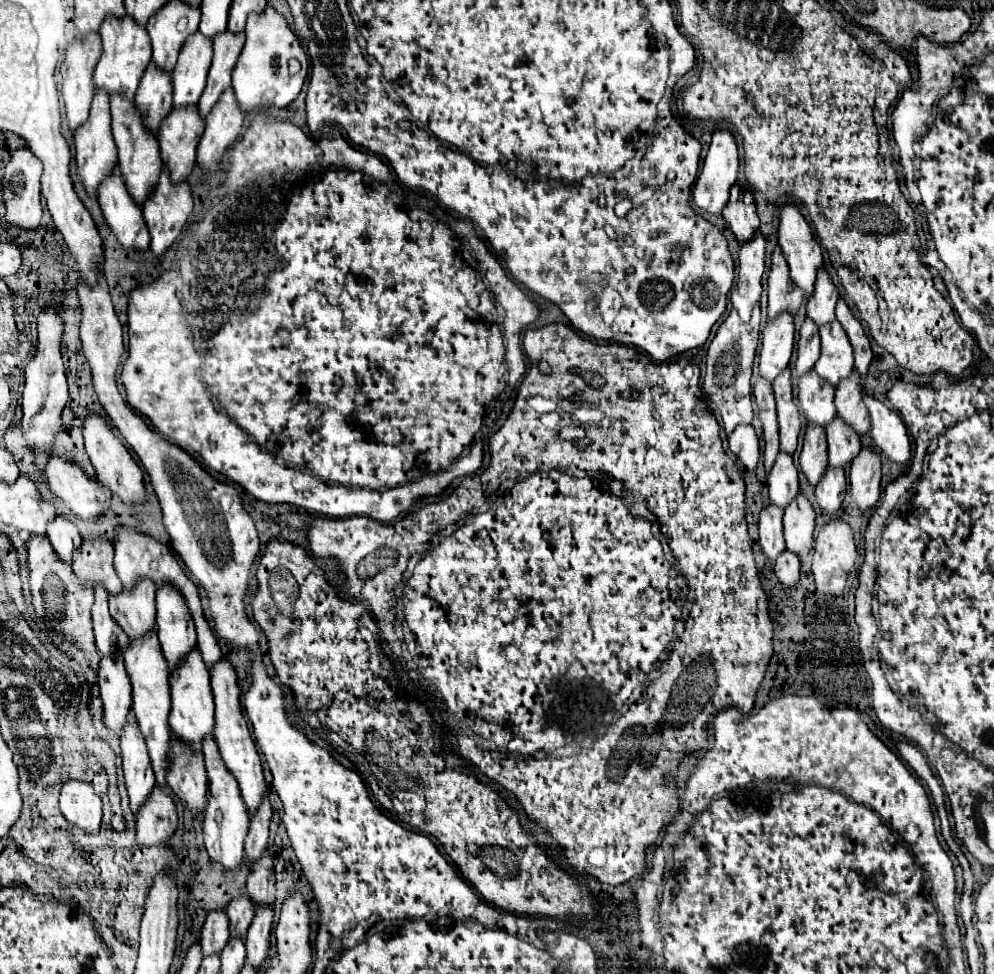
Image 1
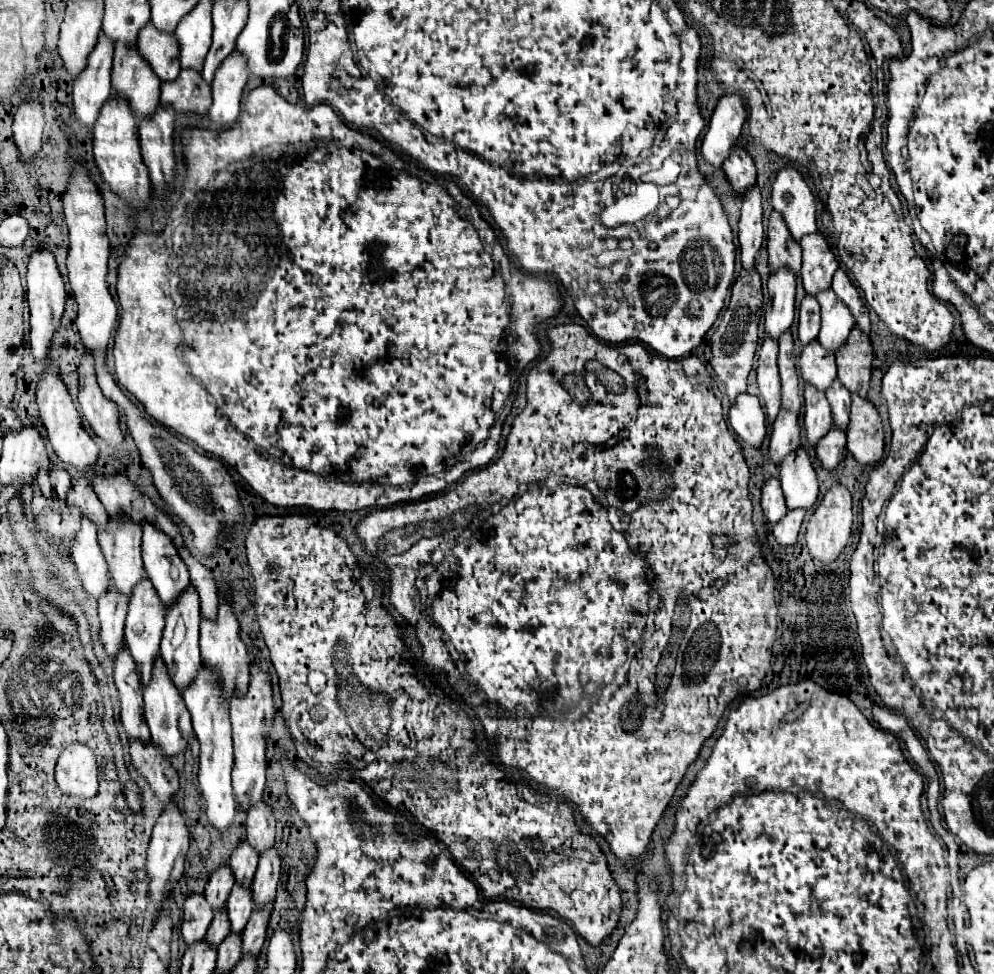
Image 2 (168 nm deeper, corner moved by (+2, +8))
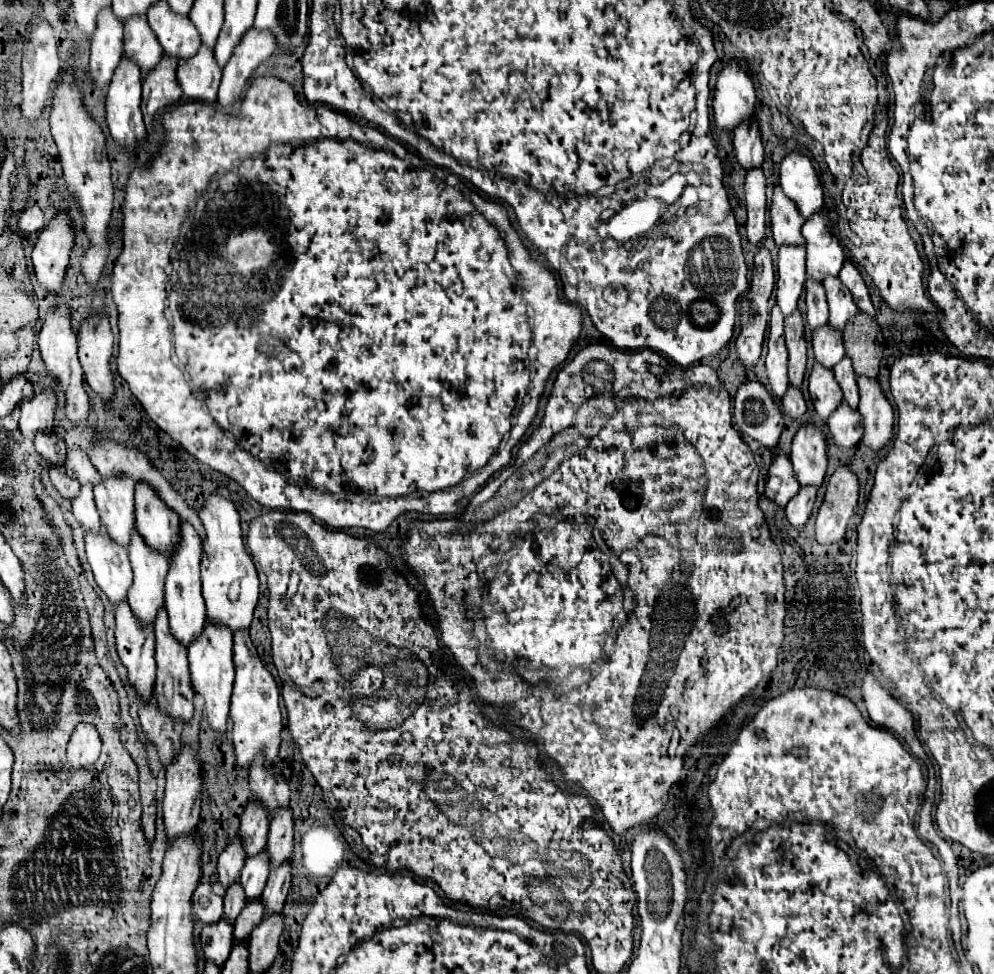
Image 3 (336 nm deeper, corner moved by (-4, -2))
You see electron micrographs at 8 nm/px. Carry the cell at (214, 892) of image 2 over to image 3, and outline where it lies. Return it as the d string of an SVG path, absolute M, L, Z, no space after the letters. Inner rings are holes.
M233 842L229 844L221 854L219 854L219 866L217 866L217 872L219 872L219 882L229 888L241 874L241 868L243 868L243 862L245 862L245 856L243 854L243 846Z

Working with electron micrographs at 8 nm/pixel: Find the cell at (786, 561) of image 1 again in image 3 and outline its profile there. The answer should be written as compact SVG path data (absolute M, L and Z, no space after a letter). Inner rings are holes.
M805 486L805 488L799 488L795 498L791 498L791 502L785 506L787 520L791 522L793 528L801 528L807 522L815 498L817 498L817 486L811 486L811 488Z

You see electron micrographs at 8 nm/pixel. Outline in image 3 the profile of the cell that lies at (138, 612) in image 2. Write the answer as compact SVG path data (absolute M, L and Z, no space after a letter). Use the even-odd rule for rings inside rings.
M135 530L135 534L131 536L131 546L129 546L129 560L133 566L133 584L131 590L127 592L127 600L129 606L133 608L135 616L143 622L143 624L153 624L159 606L163 606L165 598L163 598L163 582L167 576L167 568L169 568L169 558L163 558L163 554L155 554L155 550L151 550L141 534Z

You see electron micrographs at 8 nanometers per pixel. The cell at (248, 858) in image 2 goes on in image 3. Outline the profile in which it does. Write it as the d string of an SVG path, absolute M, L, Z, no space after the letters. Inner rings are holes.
M251 798L241 816L241 828L239 828L243 848L249 856L257 854L265 848L267 830L269 830L269 818L267 818L267 814L263 814L263 806L259 806L259 802L255 802L255 798Z

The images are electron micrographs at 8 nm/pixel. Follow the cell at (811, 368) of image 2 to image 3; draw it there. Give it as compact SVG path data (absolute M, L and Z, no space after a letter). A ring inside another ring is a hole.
M821 326L819 330L813 330L811 344L815 360L827 368L833 368L845 356L843 334L841 330L831 330L831 326Z

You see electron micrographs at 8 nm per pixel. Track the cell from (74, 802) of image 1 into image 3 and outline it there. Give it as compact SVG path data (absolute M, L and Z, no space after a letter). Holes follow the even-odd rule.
M77 724L71 740L69 740L69 748L67 748L67 758L71 762L73 768L81 768L81 766L91 766L101 752L101 738L99 732L95 730L93 724Z

